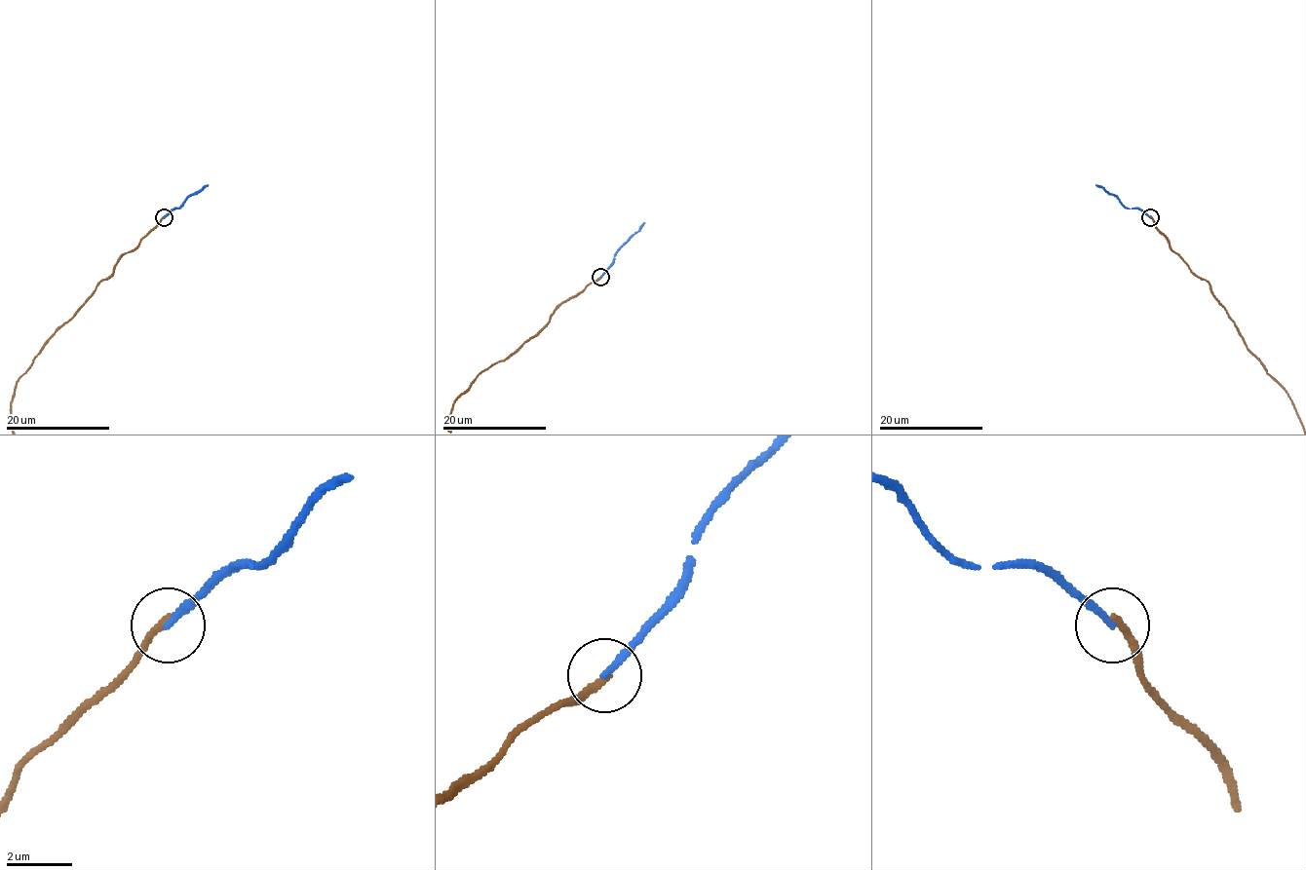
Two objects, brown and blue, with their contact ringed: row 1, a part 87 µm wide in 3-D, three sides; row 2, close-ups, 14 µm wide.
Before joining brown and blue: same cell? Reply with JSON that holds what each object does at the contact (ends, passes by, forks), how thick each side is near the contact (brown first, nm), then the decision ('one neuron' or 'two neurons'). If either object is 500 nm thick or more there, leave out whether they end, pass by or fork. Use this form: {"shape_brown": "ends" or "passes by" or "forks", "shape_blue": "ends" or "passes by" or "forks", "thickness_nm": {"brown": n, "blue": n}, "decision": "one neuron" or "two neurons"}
{"shape_brown": "ends", "shape_blue": "ends", "thickness_nm": {"brown": 260, "blue": 220}, "decision": "two neurons"}

